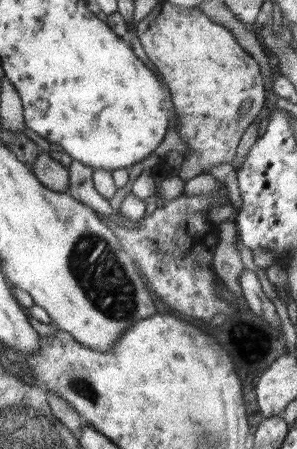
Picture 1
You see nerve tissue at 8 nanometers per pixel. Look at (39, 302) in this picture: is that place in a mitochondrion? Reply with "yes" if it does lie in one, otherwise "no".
no

